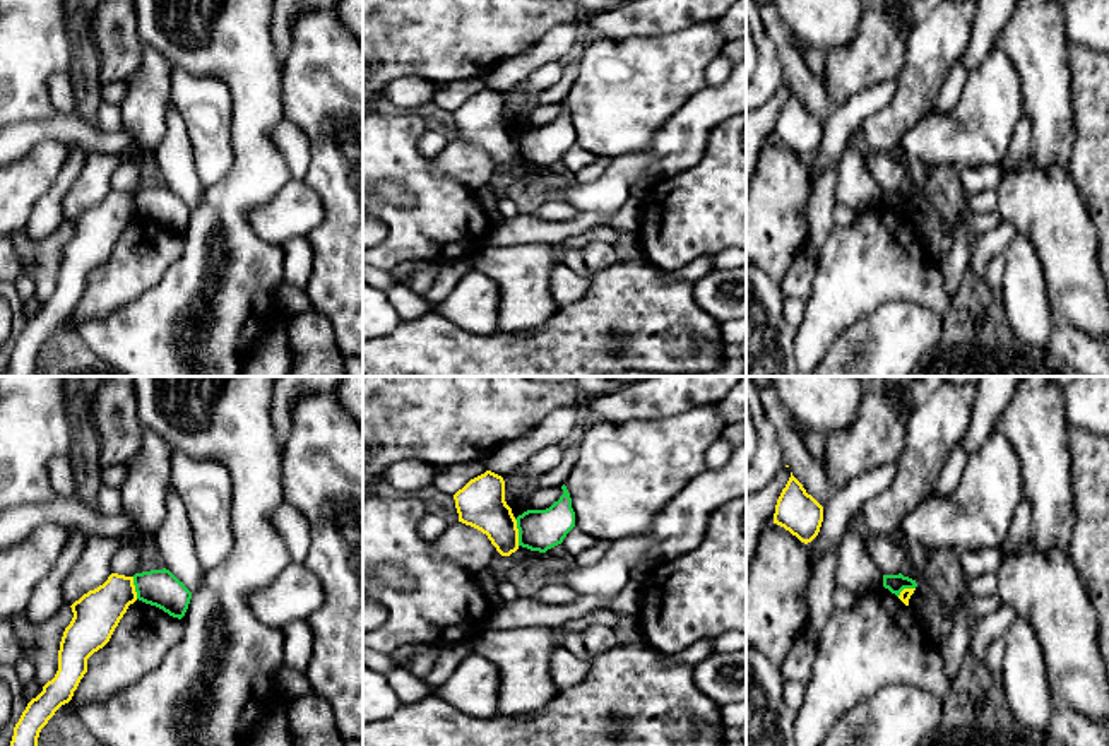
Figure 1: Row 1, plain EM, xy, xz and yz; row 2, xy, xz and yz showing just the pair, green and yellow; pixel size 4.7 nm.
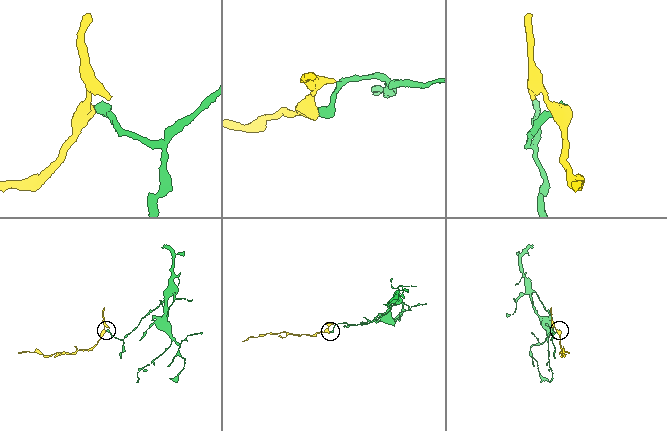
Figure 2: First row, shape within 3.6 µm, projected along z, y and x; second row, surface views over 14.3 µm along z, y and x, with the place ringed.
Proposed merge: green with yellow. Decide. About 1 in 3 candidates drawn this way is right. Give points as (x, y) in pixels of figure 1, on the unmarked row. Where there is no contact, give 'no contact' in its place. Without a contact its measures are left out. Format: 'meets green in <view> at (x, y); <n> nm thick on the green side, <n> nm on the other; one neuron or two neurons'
meets green in xz at (519, 149); 190 nm thick on the green side, 220 nm on the other; two neurons

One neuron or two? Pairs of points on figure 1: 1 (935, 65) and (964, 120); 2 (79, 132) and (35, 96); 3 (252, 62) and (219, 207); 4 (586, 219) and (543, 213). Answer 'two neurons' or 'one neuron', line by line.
1: two neurons
2: two neurons
3: one neuron
4: two neurons

